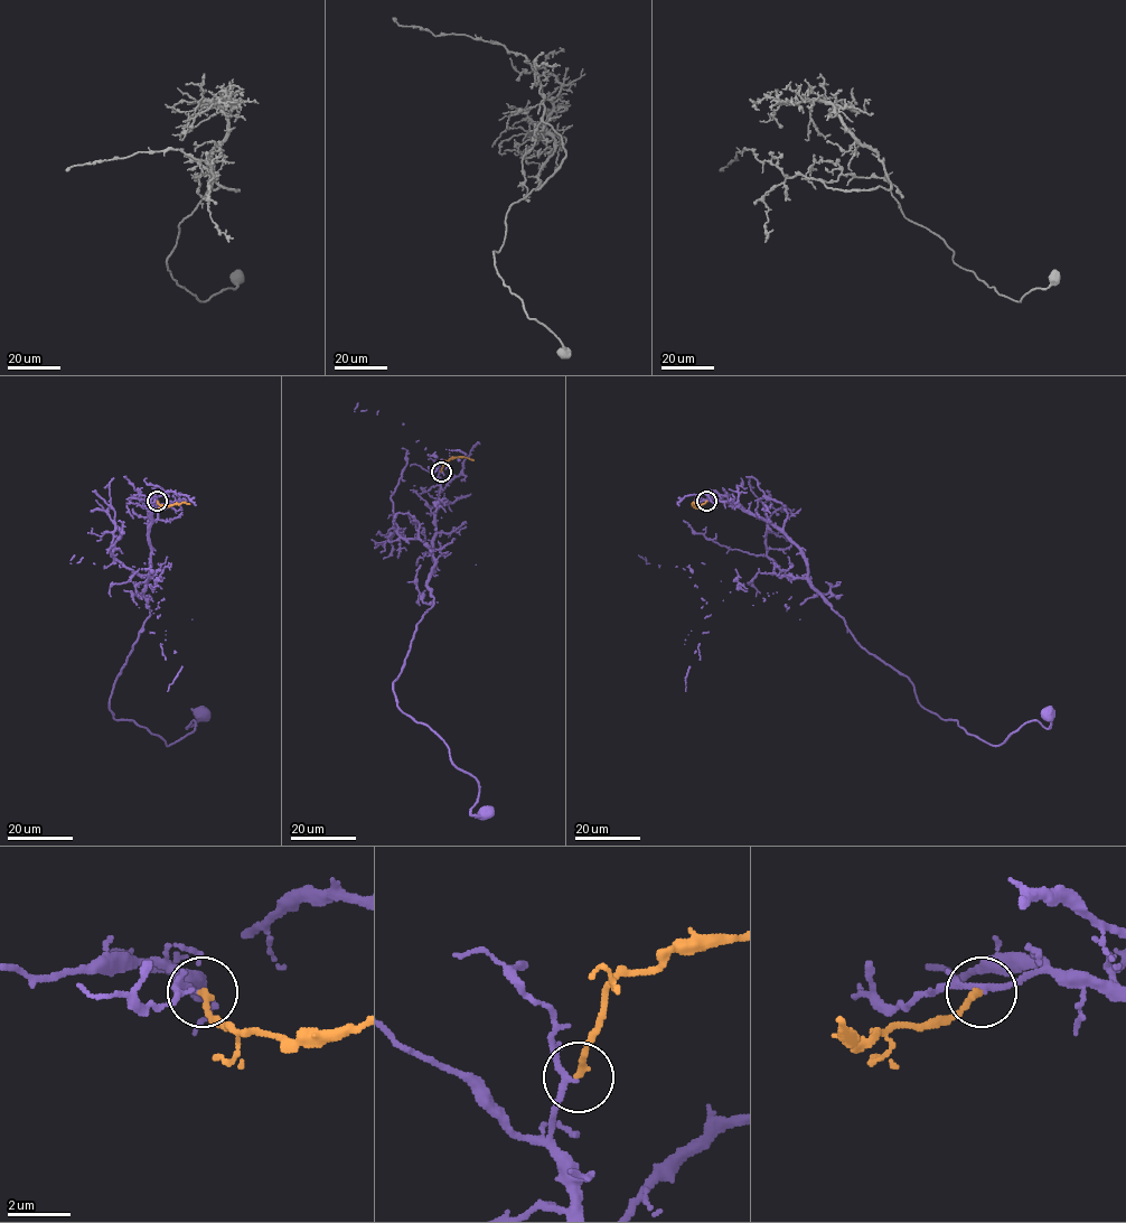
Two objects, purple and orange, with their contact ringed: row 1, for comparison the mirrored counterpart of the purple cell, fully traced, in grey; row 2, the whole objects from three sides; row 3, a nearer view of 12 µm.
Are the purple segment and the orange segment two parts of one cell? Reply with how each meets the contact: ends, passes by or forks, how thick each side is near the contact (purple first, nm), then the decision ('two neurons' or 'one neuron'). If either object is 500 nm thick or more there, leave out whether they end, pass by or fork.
purple passes by; orange ends there; 180 nm thick on the purple side, 200 nm on the other; one neuron

